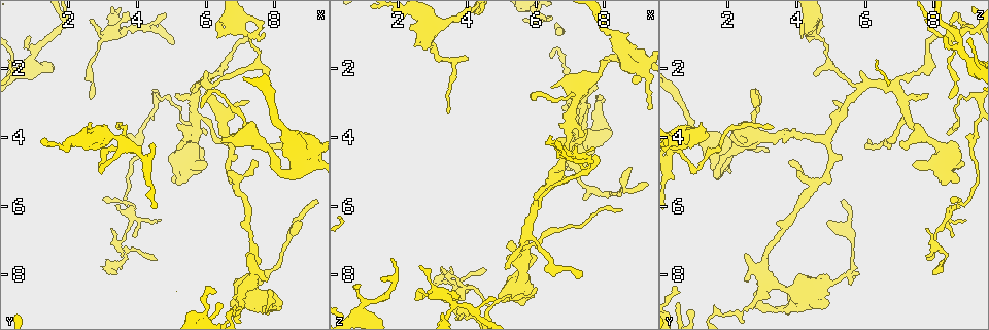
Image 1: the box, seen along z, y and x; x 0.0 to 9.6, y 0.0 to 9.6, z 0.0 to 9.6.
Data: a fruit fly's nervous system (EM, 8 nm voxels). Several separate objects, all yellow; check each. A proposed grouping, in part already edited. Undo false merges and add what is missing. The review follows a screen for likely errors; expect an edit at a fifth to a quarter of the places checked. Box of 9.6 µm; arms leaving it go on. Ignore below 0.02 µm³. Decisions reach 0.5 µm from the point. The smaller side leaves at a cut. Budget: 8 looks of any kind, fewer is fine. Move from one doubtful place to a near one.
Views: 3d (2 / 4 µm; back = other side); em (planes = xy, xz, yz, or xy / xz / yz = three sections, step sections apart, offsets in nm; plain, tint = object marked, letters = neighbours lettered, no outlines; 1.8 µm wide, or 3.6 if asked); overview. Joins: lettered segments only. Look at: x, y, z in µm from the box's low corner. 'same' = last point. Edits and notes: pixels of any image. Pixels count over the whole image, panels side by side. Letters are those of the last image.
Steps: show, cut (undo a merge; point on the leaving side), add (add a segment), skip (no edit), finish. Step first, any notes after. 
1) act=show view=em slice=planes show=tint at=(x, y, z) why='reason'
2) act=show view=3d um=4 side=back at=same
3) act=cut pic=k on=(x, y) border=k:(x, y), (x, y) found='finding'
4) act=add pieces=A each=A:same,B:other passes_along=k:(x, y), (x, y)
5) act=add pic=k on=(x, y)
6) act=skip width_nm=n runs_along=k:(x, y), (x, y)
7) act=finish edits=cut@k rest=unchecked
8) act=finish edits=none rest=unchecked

act=show view=3d um=2 at=(6.85, 5.40, 4.40) why='arms part here'

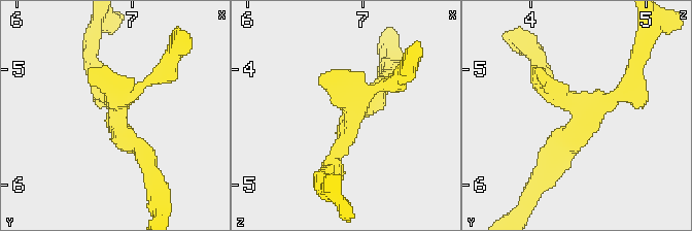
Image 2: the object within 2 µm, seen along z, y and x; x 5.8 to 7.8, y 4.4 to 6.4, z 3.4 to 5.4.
act=show view=em slice=planes show=letters at=(6.90, 5.46, 4.44) why='now the EM'

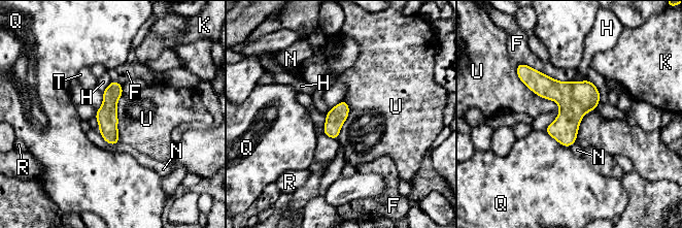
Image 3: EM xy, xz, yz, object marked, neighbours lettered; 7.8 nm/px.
act=skip each=F:other,H:other,K:other,N:other,Q:other,R:other,T:other,U:other runs_along=3:(114, 84), (110, 95), (110, 141) found='all the same neuron'

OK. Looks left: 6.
act=show view=em slice=planes show=letters at=(3.55, 0.90, 8.90) why='arms part here'

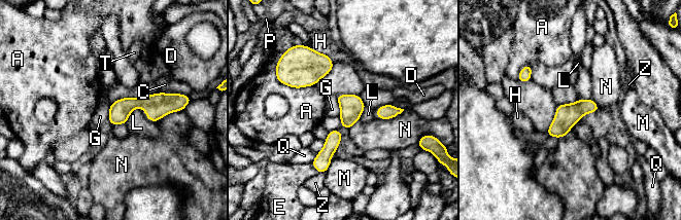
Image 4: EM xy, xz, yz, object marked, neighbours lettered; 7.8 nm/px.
act=skip width_nm=160 each=A:other,C:other,D:other,E:other,G:other,H:other,L:other,M:other,N:other,P:other,Q:other,T:other,Z:other found='continuous, no second neuron'

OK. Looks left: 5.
act=show view=em slice=planes show=letters at=(2.65, 2.90, 8.45)

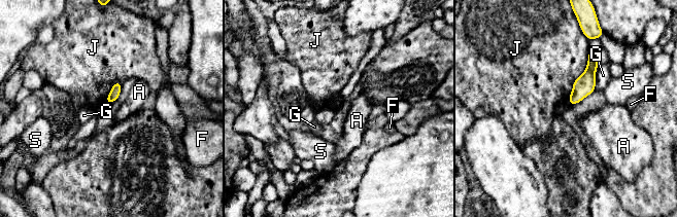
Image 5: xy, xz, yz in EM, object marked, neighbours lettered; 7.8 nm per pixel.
act=skip width_nm=80 each=A:other,F:other,G:other,J:other,S:other border=5:(589, 50), (567, 102) found='none of them fits'

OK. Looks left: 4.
act=finish edits=none rest=unchecked

